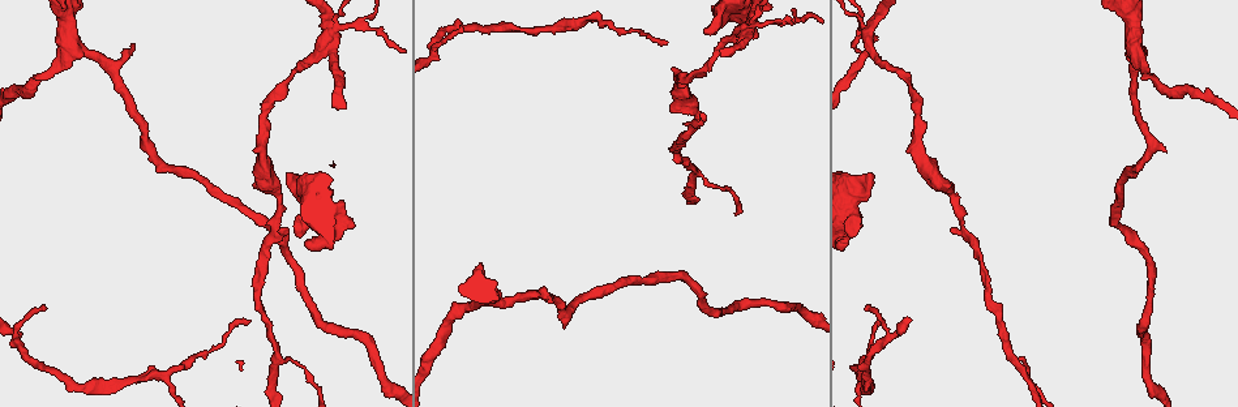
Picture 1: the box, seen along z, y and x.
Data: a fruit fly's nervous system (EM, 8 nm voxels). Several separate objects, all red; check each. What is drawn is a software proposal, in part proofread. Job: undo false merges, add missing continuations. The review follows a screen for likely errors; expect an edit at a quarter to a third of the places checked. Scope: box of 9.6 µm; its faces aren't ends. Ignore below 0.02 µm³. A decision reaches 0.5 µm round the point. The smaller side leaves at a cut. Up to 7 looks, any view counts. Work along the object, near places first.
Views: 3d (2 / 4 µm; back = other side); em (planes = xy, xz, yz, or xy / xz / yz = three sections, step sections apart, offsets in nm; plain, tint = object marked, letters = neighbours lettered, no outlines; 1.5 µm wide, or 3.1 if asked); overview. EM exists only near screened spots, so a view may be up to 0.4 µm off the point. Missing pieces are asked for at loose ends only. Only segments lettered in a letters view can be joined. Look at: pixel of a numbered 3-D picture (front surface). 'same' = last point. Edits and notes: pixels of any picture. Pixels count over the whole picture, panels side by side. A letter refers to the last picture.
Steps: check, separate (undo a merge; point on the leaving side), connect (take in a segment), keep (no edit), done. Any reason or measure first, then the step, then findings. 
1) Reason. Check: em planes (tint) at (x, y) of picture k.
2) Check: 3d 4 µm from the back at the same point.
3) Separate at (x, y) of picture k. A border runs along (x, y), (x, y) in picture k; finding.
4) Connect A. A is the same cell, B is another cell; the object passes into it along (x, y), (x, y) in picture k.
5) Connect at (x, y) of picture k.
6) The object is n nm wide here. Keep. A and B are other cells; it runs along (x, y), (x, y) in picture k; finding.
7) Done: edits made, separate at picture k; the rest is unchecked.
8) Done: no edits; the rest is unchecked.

An open end. Check: 3d 2 µm at (45, 308) of picture 1.

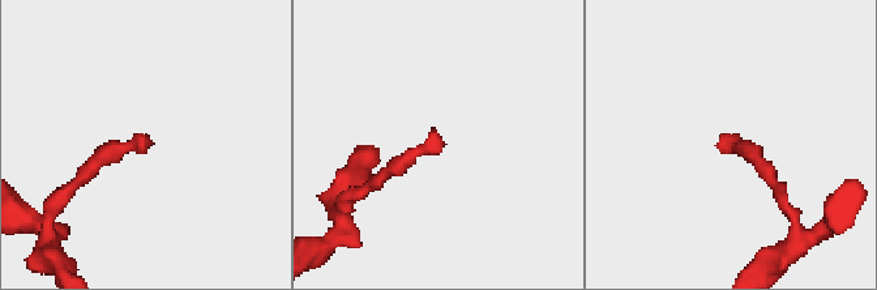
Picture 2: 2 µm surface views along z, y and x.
Shape alone is not enough. Check: em planes (plain) at (434, 134) of picture 2.

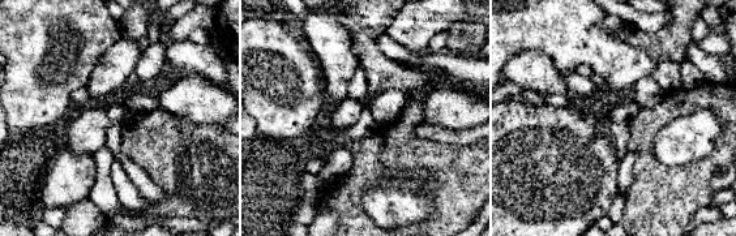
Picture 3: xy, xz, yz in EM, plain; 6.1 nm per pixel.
See the neighbours. Check: em planes (letters) at the same point.

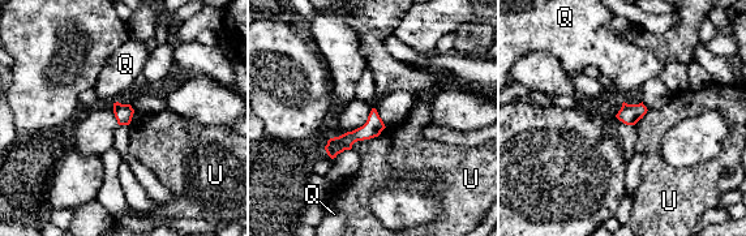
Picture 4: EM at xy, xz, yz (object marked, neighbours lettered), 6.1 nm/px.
The object is 110 nm wide here. Keep. Q and U are other cells; it runs along (374, 115), (361, 133), (330, 151) in picture 4; none of them fits.

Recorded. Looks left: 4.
Branch stops here. Check: 3d 4 µm at (248, 320) of picture 1.

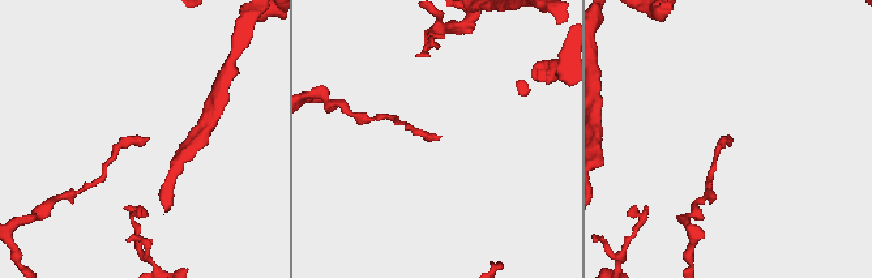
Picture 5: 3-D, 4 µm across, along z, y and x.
Now the EM. Check: em yz step 8 (tint) at (145, 139) of picture 5.

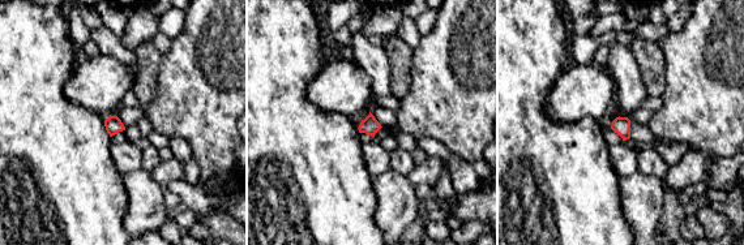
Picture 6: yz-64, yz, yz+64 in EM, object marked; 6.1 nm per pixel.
Check: em planes (letters) at the same point.

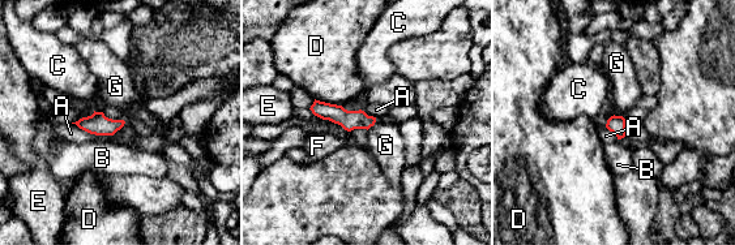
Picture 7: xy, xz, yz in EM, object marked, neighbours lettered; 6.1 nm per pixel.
The object is 110 nm wide here. Keep. A, B, C, D, E, F and G are other cells; it runs along (315, 107), (349, 120), (371, 121) in picture 7; none of them fits.

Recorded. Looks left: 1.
Done: no edits; the rest is unchecked.

